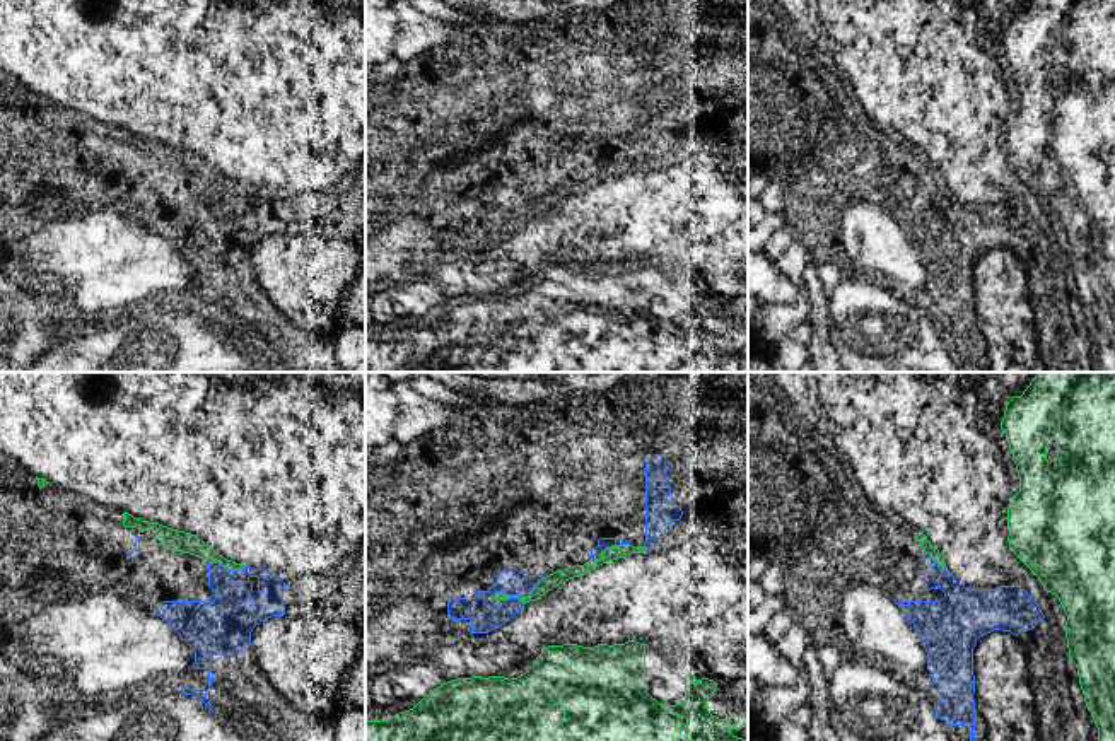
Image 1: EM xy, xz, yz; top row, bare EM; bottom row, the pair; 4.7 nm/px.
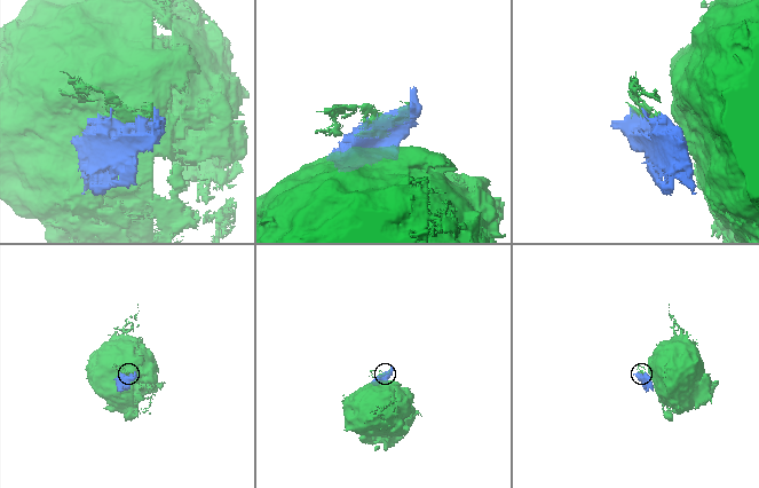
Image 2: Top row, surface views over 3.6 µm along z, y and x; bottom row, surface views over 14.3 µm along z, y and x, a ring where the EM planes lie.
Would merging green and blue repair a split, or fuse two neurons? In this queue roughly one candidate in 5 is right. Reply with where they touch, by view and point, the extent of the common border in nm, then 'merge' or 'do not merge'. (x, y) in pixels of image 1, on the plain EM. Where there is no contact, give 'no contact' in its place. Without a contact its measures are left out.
xz (519, 215) | 260 nm | do not merge

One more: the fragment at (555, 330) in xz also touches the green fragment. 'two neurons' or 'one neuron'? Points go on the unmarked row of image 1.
one neuron

